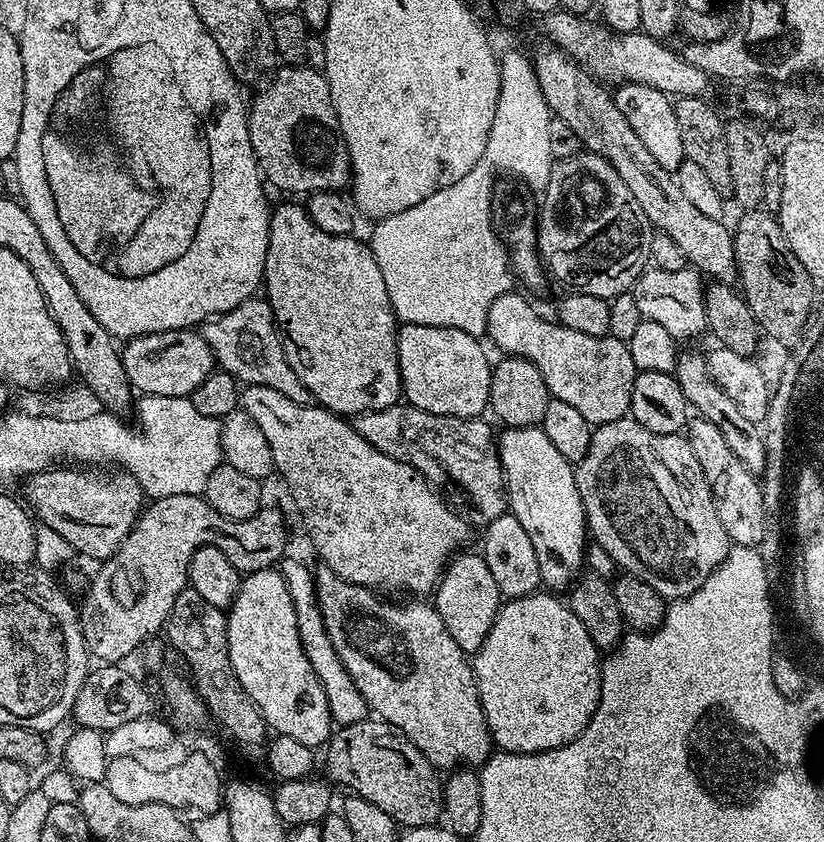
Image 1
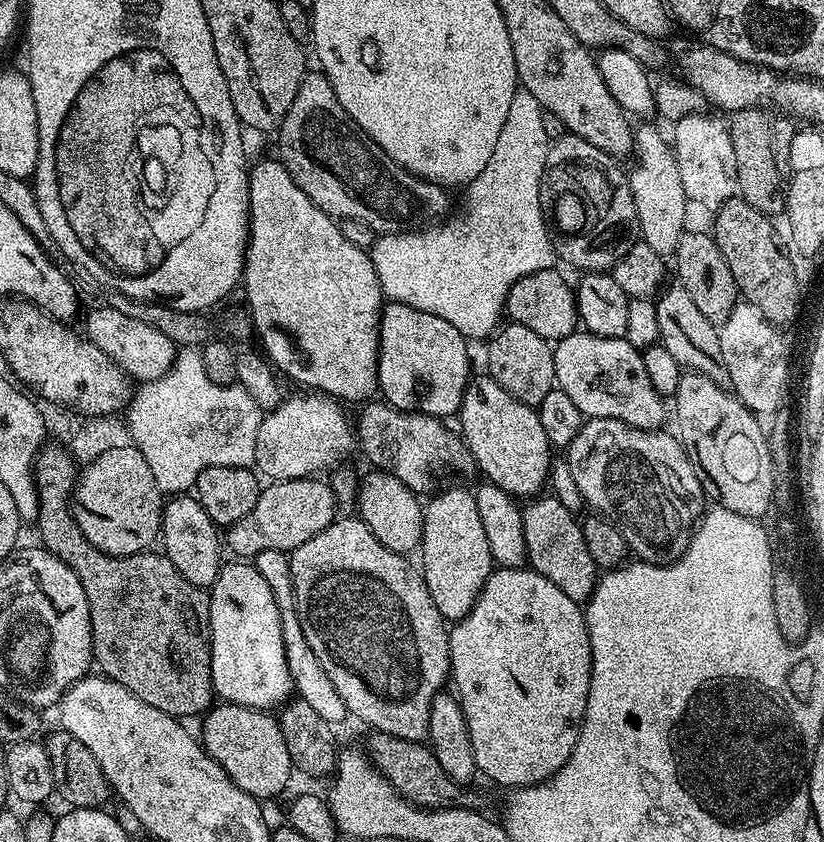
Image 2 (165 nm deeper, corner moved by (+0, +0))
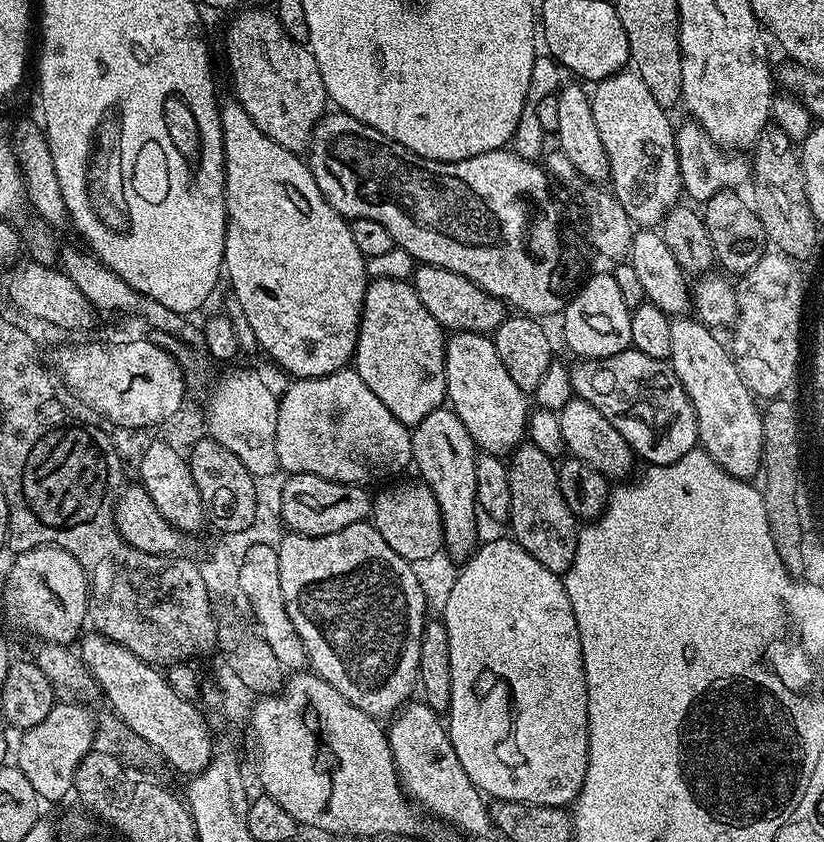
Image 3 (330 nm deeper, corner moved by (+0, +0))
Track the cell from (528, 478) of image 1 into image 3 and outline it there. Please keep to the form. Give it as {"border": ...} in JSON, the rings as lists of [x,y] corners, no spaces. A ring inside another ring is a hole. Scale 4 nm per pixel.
{"border":[[[454,332],[447,337],[444,353],[447,403],[462,418],[477,449],[503,457],[519,448],[528,430],[530,400],[502,366],[495,339],[483,332]]]}

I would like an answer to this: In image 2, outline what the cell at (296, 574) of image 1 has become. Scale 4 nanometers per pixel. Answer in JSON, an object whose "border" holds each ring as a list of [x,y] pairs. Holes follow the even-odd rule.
{"border":[[[262,550],[254,558],[254,563],[258,574],[266,578],[270,590],[274,590],[274,602],[278,606],[278,614],[282,618],[282,642],[286,646],[286,666],[290,670],[290,678],[295,695],[304,700],[324,719],[327,724],[339,726],[344,719],[349,719],[350,713],[346,702],[334,690],[334,682],[326,678],[326,670],[322,670],[322,662],[318,662],[318,657],[314,650],[306,642],[306,634],[302,634],[302,622],[298,622],[296,613],[296,603],[294,602],[294,582],[290,574],[289,553],[282,550]]]}

